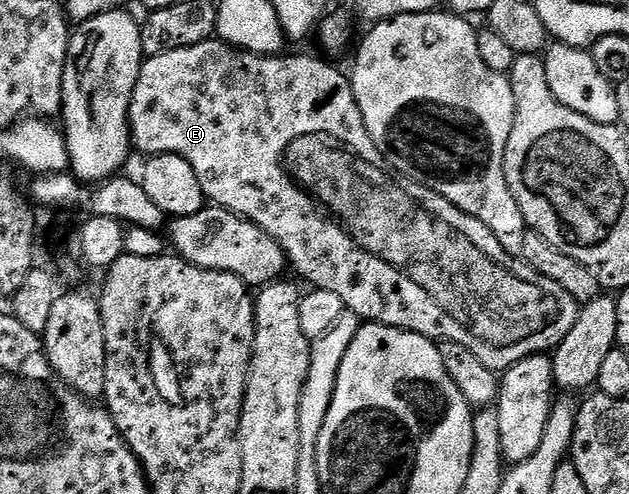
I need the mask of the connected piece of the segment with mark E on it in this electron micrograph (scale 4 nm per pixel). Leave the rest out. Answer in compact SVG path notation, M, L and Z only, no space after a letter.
M215 37L204 41L200 45L192 45L188 49L172 49L172 53L164 53L163 55L151 55L143 62L140 69L140 77L136 77L136 89L130 98L130 137L132 147L135 152L143 151L143 156L149 157L152 155L179 155L184 157L184 161L188 161L188 165L192 165L192 170L195 171L196 177L200 181L200 189L207 197L207 200L213 206L223 207L226 211L231 211L240 216L241 219L247 219L255 223L260 229L264 229L264 233L268 233L268 237L272 237L281 245L286 254L287 264L295 271L302 279L307 279L310 282L311 288L320 291L331 291L336 293L336 297L340 297L340 301L344 301L346 309L352 314L358 316L359 320L369 321L372 323L383 323L385 327L399 327L402 331L411 331L417 335L423 335L426 339L441 341L442 343L455 343L462 345L464 349L468 349L468 353L476 353L476 357L480 357L480 361L484 361L484 365L490 371L495 373L504 373L509 367L514 367L520 361L524 361L524 357L532 357L533 355L544 355L553 352L555 347L560 346L564 341L564 337L568 337L568 333L572 333L572 325L576 325L580 304L571 297L568 293L564 293L564 289L560 289L560 285L556 285L552 281L548 281L542 275L538 275L531 267L526 266L521 258L510 255L500 245L500 241L496 241L496 237L491 233L486 226L480 221L476 221L476 217L465 215L460 208L452 205L444 197L440 197L432 189L421 187L418 183L411 183L409 179L399 177L395 172L389 170L382 158L382 155L376 149L376 145L372 141L372 137L366 131L364 125L364 117L358 108L358 102L354 96L353 82L342 71L337 71L330 62L325 58L313 59L310 55L286 55L280 53L278 55L253 55L251 51L239 51L237 47L230 47L227 43L223 43L221 39Z

